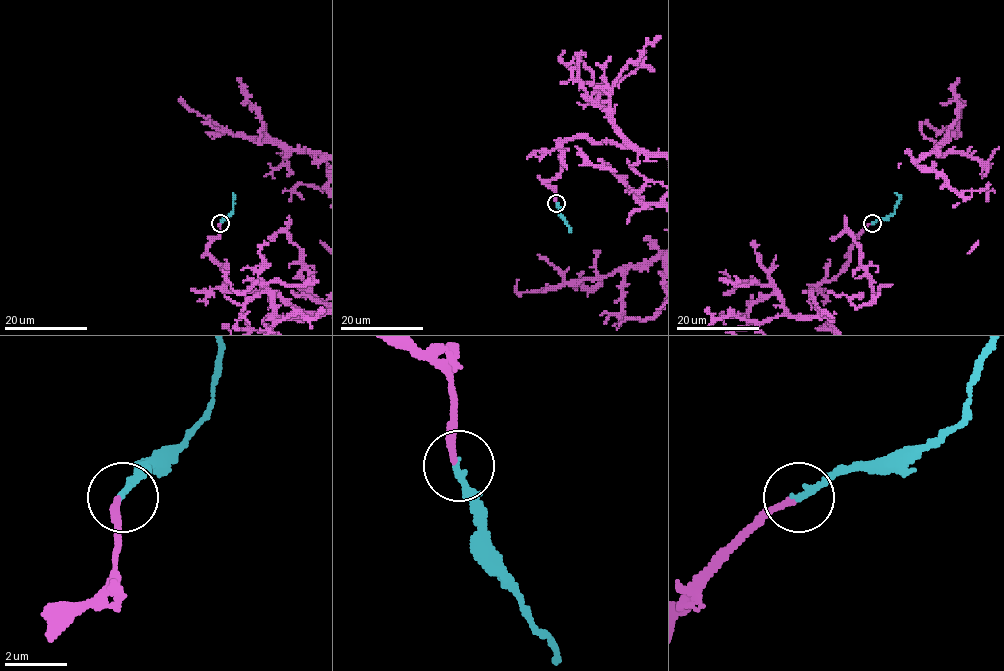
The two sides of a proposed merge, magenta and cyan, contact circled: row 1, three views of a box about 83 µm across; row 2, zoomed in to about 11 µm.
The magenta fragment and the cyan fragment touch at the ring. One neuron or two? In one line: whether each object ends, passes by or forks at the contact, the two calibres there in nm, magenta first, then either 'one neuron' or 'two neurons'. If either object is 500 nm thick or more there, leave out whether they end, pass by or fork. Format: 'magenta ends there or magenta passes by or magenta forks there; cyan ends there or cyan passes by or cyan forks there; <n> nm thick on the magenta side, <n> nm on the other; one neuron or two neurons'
magenta ends there; cyan ends there; 200 nm thick on the magenta side, 200 nm on the other; one neuron

